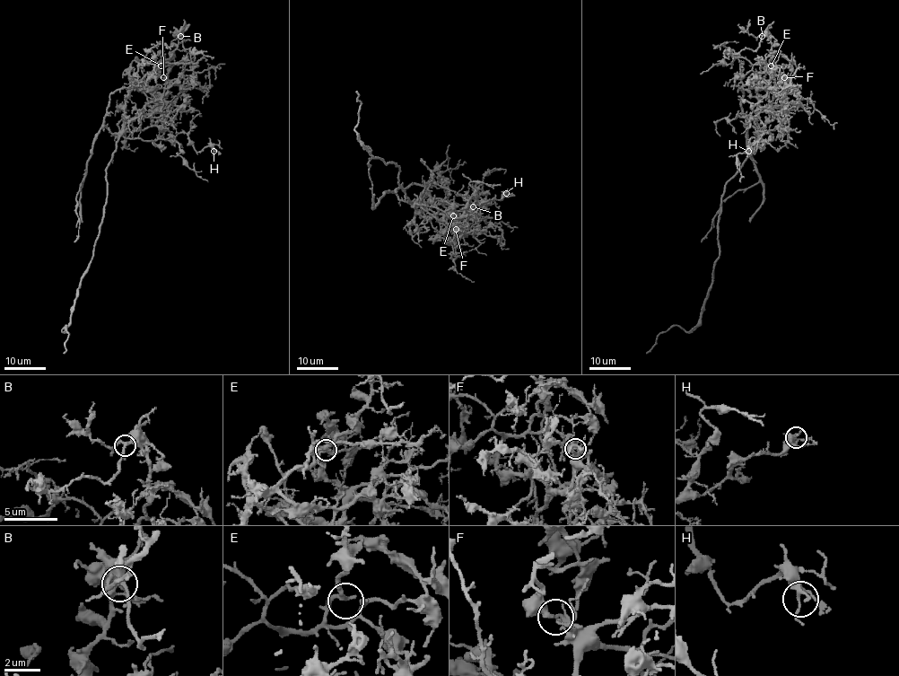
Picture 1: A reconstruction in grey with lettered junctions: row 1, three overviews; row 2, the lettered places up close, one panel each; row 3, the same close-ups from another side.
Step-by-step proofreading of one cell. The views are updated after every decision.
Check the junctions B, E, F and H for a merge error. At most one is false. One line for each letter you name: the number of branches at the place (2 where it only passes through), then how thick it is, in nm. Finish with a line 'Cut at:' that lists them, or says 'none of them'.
F: 3 | 220 nm
Cut at: F

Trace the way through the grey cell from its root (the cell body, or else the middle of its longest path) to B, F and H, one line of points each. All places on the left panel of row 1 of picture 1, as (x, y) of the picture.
B: (109, 164), (116, 150), (117, 134), (124, 126), (124, 99), (135, 83), (170, 56), (180, 36)
F: (109, 164), (121, 128), (146, 105), (167, 92), (167, 82), (162, 78)
H: (109, 164), (121, 136), (154, 140), (186, 133), (197, 152), (208, 145), (213, 151)

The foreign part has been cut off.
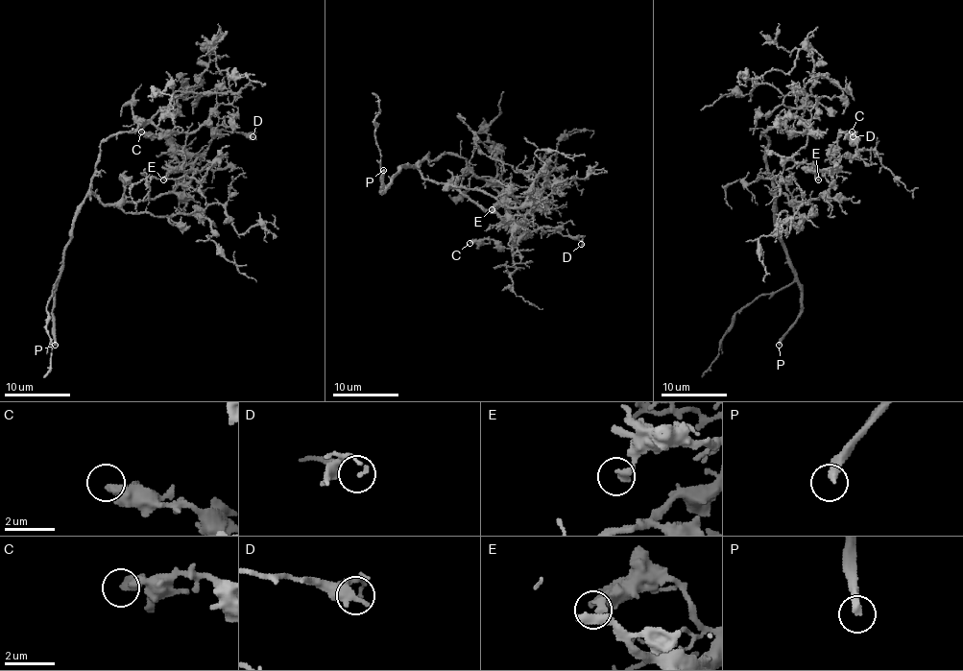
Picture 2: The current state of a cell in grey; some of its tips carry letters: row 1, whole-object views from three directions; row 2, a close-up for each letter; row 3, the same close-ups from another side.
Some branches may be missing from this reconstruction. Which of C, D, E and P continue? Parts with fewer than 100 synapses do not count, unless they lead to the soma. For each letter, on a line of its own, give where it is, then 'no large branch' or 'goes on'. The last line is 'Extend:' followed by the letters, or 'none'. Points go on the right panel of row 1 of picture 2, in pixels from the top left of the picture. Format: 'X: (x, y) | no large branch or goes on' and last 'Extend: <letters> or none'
C: (852, 131) | no large branch
D: (853, 136) | no large branch
E: (818, 179) | no large branch
P: (779, 345) | goes on
Extend: P

